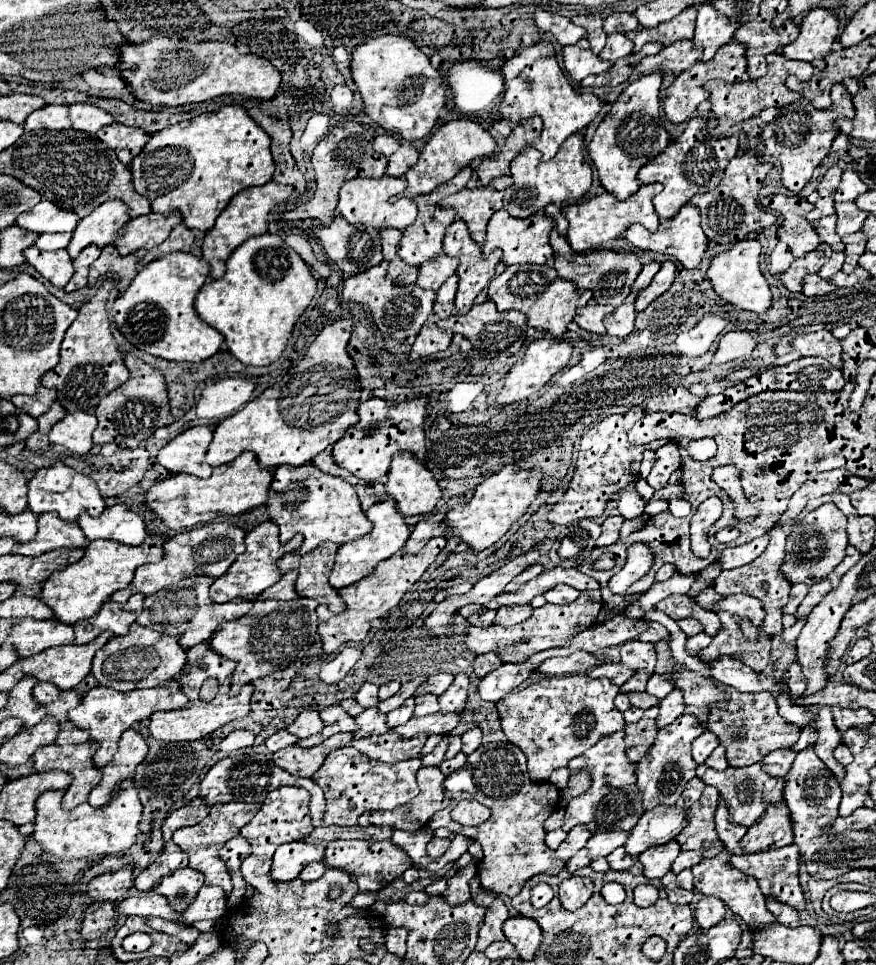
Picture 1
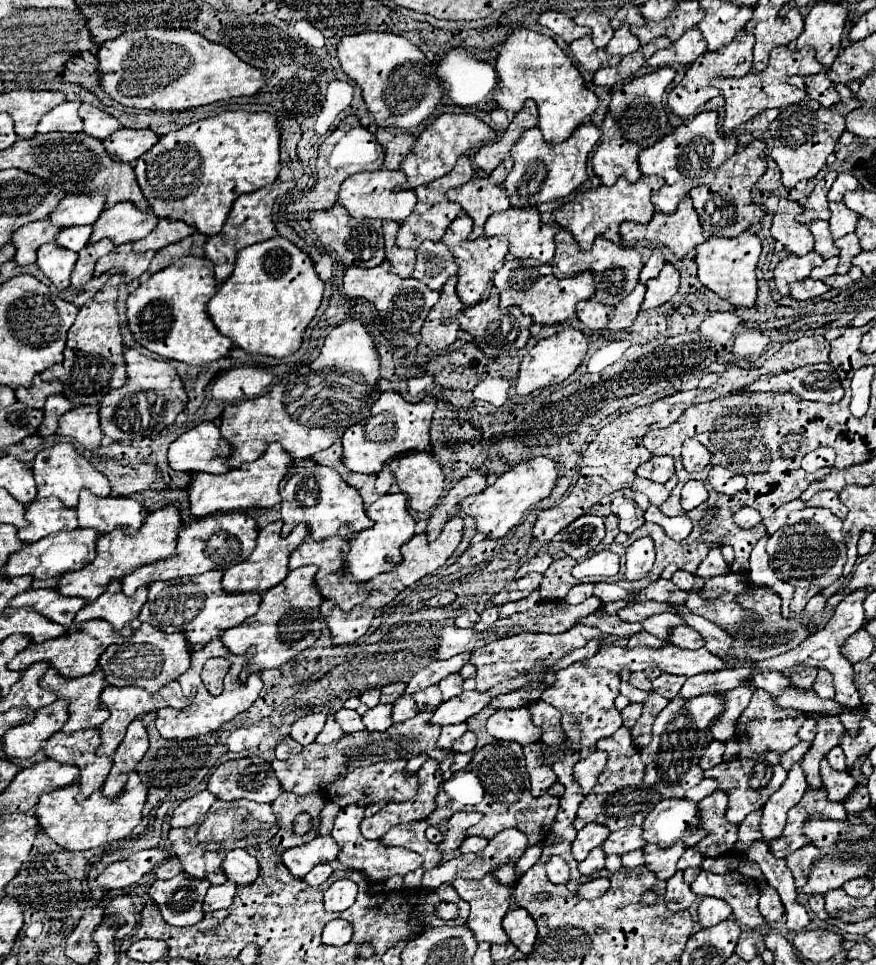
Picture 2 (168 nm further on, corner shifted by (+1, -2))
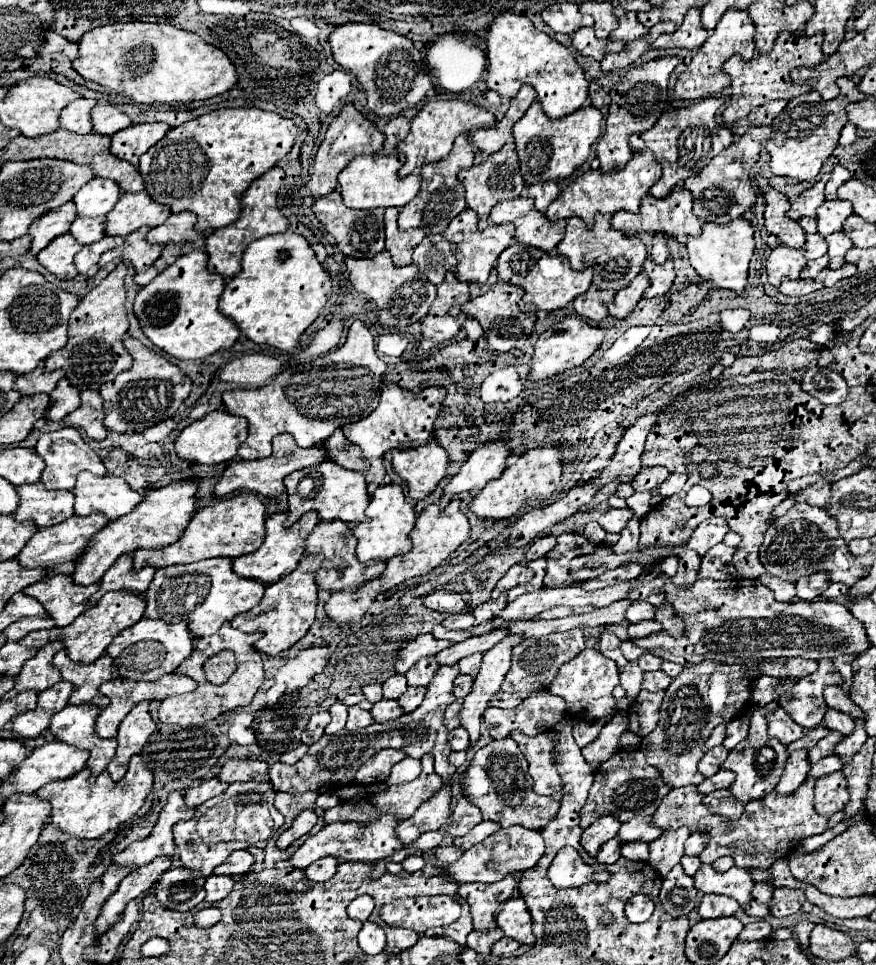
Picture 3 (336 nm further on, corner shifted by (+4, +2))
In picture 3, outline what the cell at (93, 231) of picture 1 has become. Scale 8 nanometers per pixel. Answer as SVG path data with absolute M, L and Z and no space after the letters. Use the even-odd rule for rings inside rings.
M146 191L122 193L114 209L106 215L106 235L126 237L142 225L158 227L172 211L152 201Z

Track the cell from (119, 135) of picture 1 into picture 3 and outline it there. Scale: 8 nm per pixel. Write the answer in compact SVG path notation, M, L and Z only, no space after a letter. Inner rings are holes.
M144 123L144 125L130 125L128 129L122 129L112 135L110 151L112 155L138 165L140 155L144 155L154 143L158 143L170 127L164 123Z

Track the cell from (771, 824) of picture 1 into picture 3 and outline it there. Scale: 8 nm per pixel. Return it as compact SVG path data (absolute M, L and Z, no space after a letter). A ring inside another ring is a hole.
M804 749L800 751L794 751L788 761L786 761L786 767L784 767L784 775L780 777L780 783L776 785L776 793L778 795L792 795L802 783L804 779L808 777L808 769L810 769L810 763L808 763L808 755Z

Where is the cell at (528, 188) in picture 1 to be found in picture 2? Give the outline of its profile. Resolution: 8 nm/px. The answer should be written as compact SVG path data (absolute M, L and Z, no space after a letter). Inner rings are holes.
M583 123L573 131L571 139L551 147L551 143L543 139L537 127L527 129L521 135L519 143L515 143L515 147L511 149L511 157L515 165L505 179L511 205L513 207L535 207L537 203L555 201L555 199L571 195L587 179L587 171L585 171L587 159L595 143L599 141L599 137L601 137L601 131L593 123Z

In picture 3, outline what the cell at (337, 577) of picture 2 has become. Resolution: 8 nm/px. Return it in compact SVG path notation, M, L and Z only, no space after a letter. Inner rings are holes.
M332 521L332 523L318 523L310 537L306 539L306 551L304 555L324 555L322 567L318 571L318 587L328 589L328 591L344 591L348 587L358 587L370 579L376 579L384 571L384 561L380 563L358 563L356 559L356 539L350 533L346 523Z

